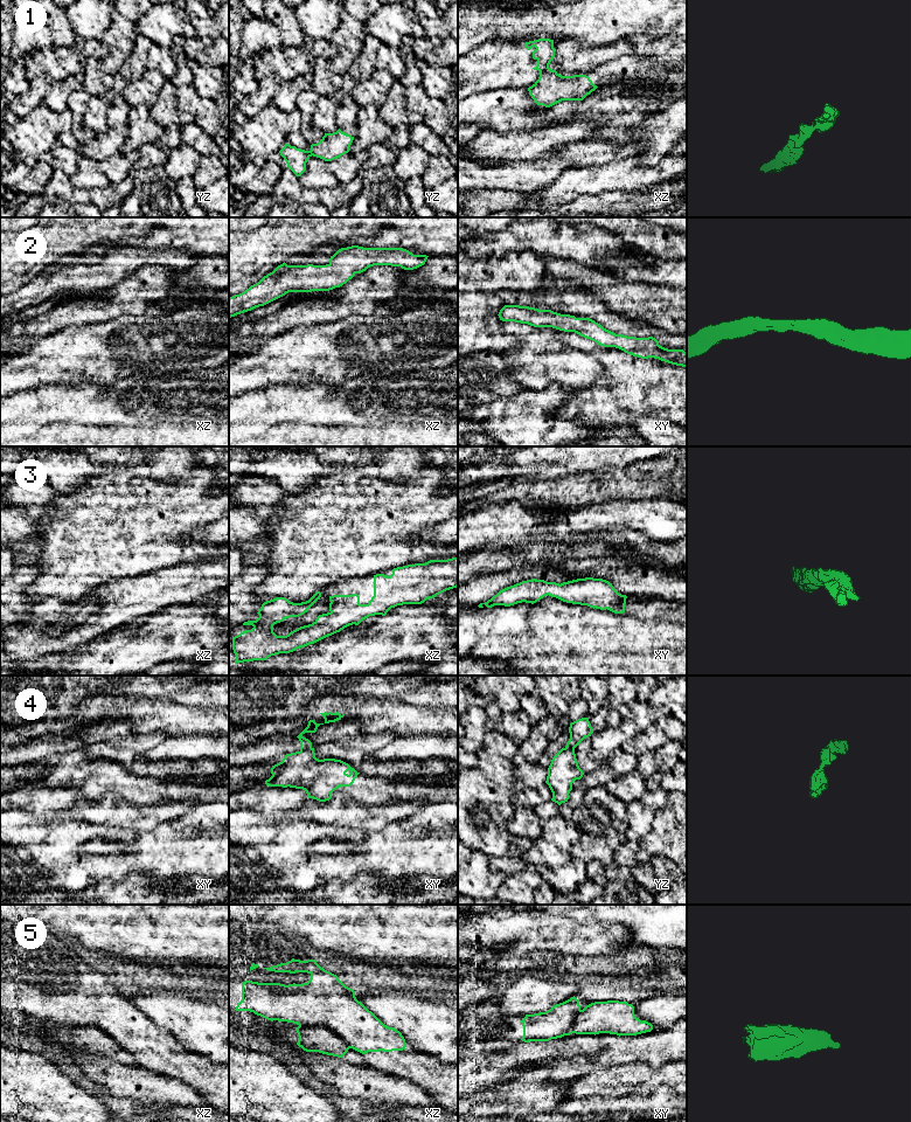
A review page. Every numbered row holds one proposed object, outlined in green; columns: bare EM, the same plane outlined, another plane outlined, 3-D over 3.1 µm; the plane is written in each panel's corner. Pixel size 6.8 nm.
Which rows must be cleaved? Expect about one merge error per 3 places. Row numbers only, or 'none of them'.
1, 4, 5

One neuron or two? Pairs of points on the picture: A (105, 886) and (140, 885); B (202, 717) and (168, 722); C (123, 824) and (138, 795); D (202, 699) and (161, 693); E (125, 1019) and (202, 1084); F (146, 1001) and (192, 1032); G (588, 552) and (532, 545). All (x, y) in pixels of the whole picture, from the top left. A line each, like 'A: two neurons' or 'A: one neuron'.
A: one neuron
B: one neuron
C: two neurons
D: one neuron
E: one neuron
F: one neuron
G: one neuron

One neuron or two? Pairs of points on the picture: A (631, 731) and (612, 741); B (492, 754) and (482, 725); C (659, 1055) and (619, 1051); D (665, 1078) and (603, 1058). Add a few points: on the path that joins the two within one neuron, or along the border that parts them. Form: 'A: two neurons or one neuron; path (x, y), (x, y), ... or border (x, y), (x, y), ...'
A: one neuron; path (626, 731), (617, 736)
B: two neurons; border (495, 727), (484, 736), (484, 745), (475, 753)
C: one neuron; path (649, 1051), (628, 1051)
D: two neurons; border (649, 1065), (633, 1062), (599, 1066), (596, 1069)

